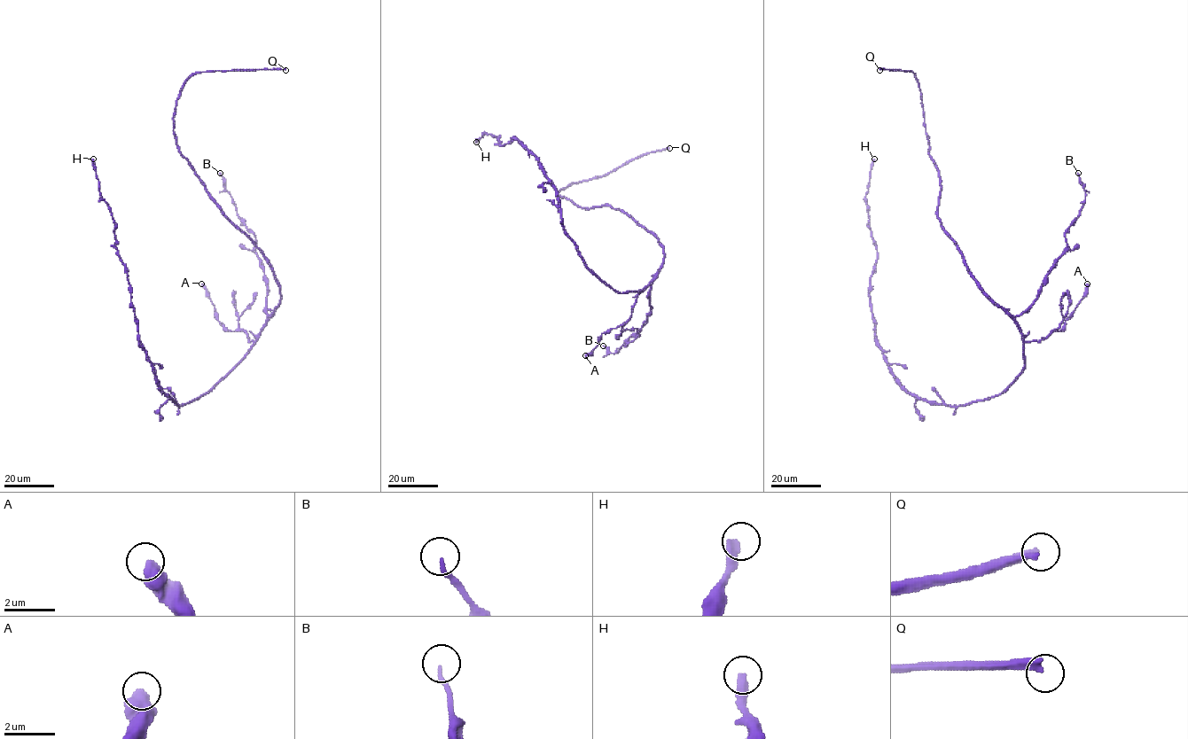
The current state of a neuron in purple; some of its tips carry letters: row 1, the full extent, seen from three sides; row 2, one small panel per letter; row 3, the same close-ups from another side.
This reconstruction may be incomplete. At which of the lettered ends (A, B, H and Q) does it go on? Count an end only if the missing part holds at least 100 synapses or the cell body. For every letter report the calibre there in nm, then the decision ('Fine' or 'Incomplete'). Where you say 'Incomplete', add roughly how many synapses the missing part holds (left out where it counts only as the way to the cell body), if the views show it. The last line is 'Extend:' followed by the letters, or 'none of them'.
A: Thickness 550 nm. Fine
B: Thickness 160 nm. Fine
H: Thickness 360 nm. Fine
Q: Thickness 340 nm. Incomplete. Roughly 850 synapses
Extend: Q

